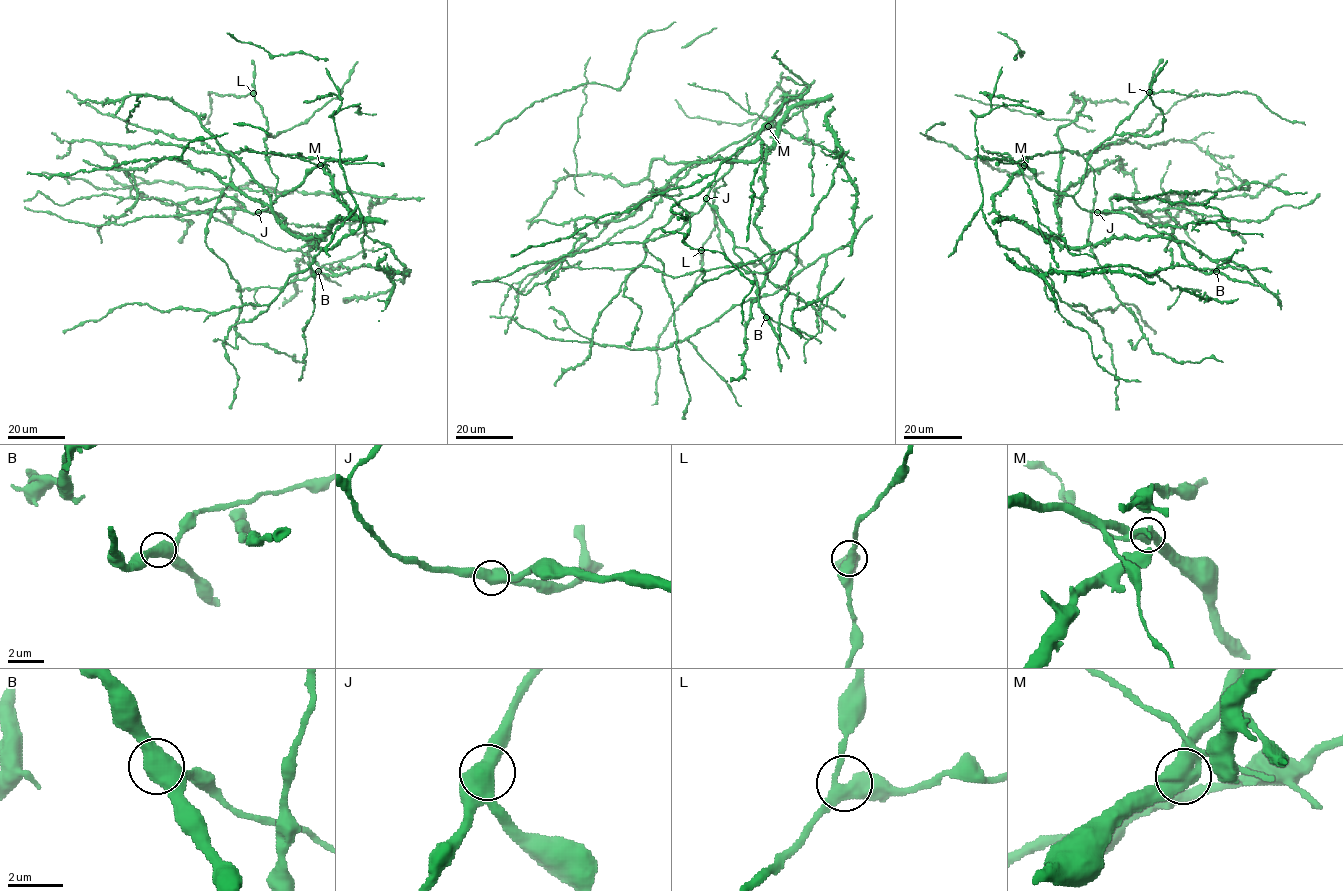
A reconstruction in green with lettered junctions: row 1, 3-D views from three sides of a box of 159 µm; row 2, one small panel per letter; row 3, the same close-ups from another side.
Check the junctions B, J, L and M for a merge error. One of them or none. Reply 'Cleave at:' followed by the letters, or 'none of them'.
Cleave at: M

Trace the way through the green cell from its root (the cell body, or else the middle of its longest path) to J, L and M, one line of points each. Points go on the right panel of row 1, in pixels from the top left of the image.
J: (1154, 224), (1131, 208), (1120, 208), (1109, 213), (1097, 212)
L: (1154, 224), (1131, 208), (1109, 213), (1087, 211), (1074, 199), (1088, 155), (1114, 134), (1149, 92)
M: (1154, 224), (1131, 208), (1120, 208), (1109, 213), (1082, 209), (1071, 196), (1045, 189), (1024, 165)

